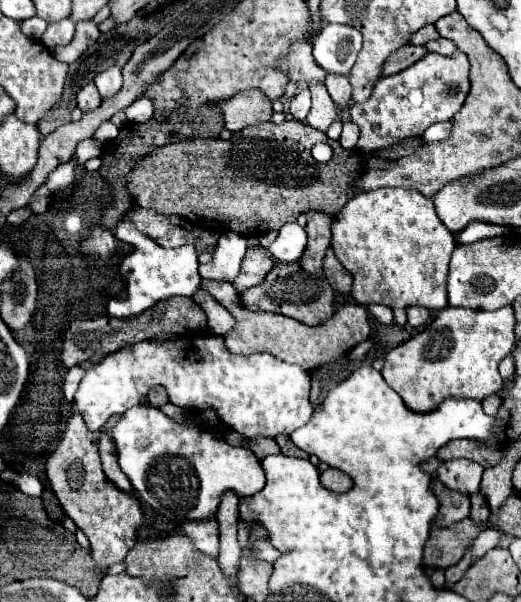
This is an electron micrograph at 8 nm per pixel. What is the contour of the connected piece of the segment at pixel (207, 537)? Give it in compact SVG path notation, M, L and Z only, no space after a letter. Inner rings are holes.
M200 520L200 522L184 522L182 534L192 538L194 550L216 558L218 556L218 524L216 520Z

